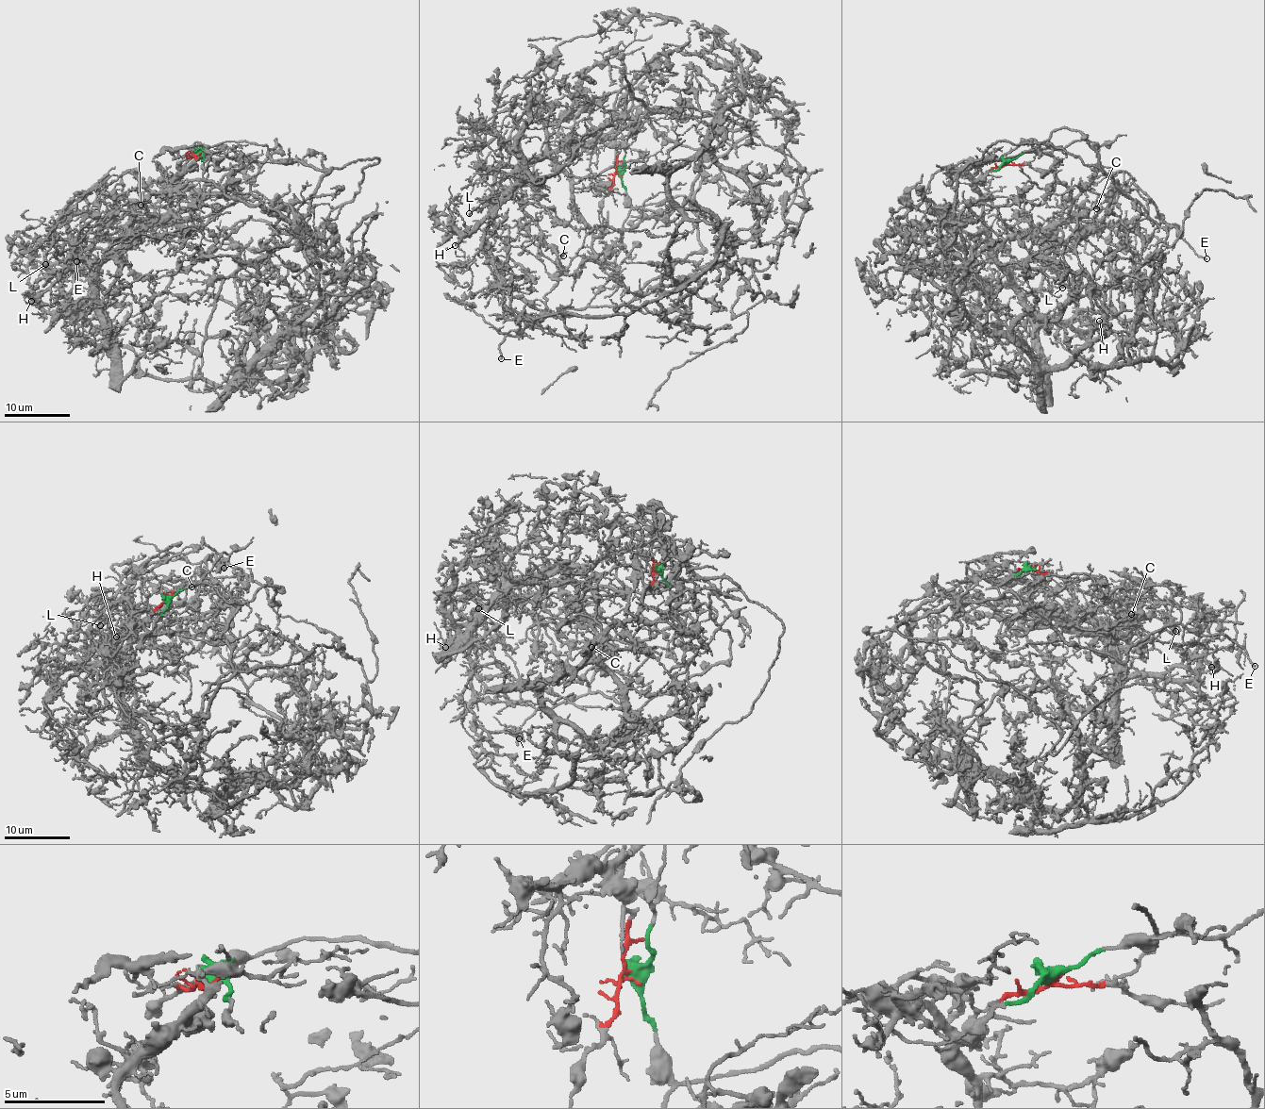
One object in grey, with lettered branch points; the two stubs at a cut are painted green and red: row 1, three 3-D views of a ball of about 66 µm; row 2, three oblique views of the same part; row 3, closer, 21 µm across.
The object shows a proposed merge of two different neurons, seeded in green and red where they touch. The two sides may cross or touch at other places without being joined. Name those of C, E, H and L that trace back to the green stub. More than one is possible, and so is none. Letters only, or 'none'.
E

